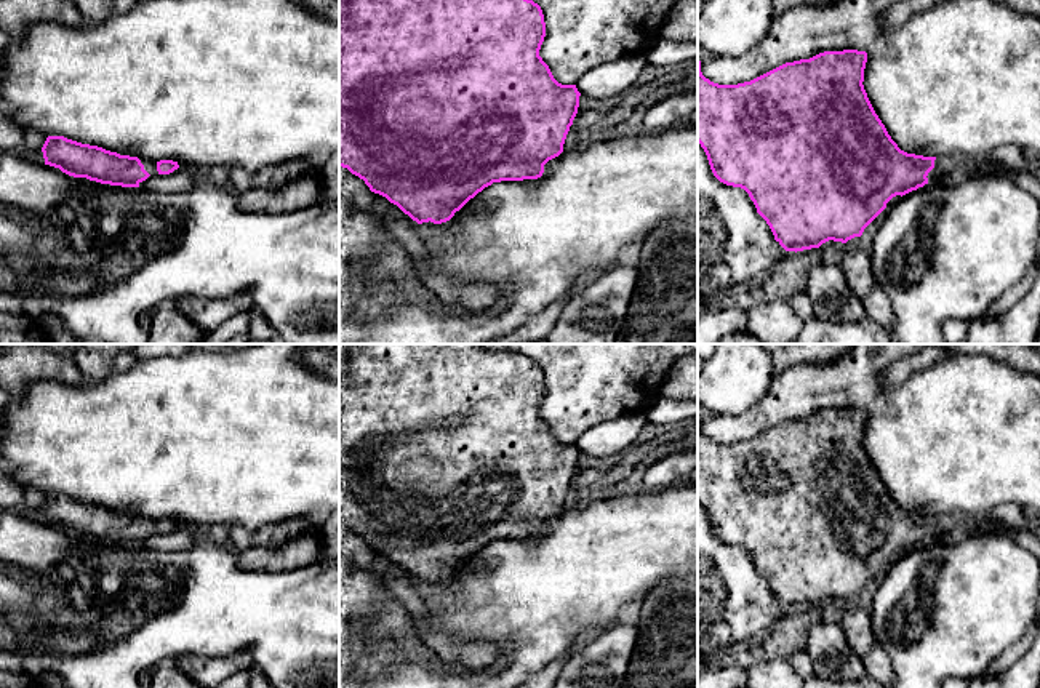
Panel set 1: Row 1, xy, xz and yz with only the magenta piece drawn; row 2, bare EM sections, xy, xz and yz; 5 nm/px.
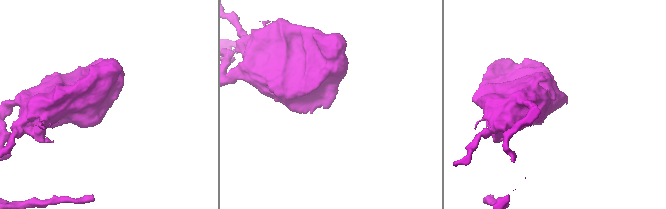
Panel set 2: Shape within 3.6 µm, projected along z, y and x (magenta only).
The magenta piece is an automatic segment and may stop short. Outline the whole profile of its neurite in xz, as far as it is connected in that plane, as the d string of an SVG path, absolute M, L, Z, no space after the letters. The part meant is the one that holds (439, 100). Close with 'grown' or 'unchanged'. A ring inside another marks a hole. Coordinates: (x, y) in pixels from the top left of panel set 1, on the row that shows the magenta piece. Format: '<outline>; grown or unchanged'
M339 0L339 166L365 181L418 224L450 221L470 198L501 181L538 179L544 165L563 152L578 114L576 85L558 83L539 56L546 37L542 10L533 0Z; unchanged

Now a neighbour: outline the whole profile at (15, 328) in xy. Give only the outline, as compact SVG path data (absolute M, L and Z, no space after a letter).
M0 312L0 344L50 344L50 341L34 317Z

